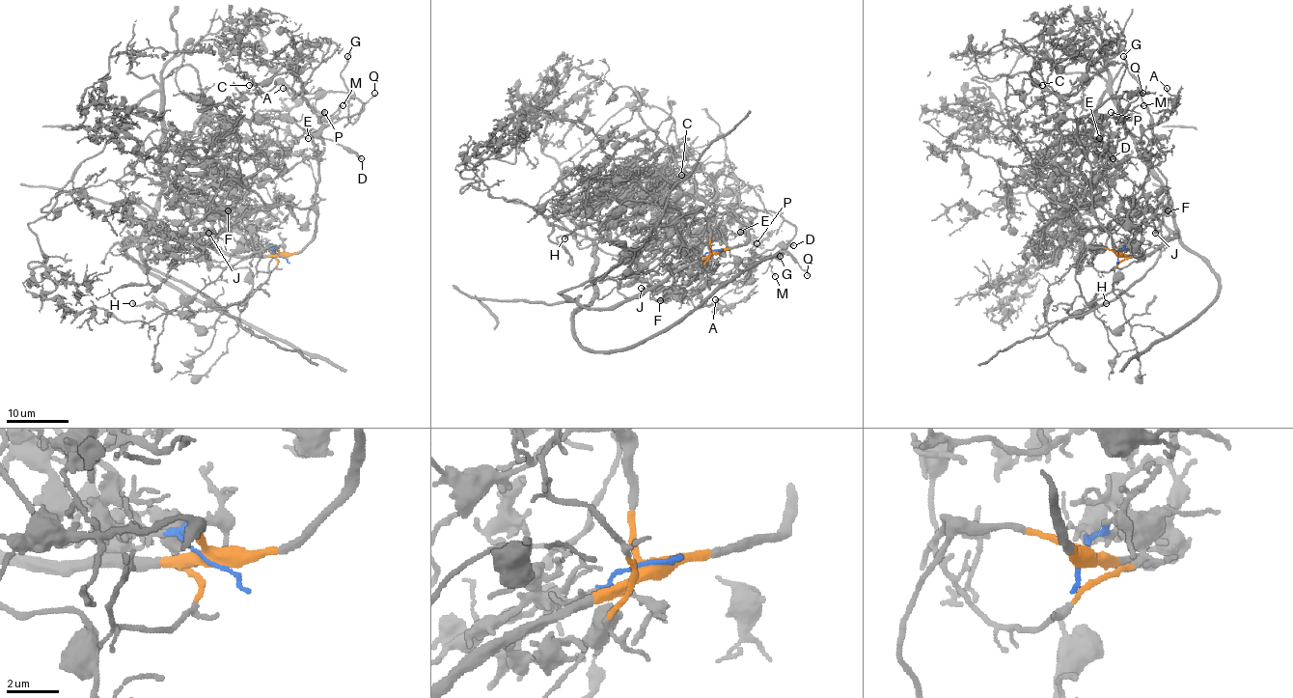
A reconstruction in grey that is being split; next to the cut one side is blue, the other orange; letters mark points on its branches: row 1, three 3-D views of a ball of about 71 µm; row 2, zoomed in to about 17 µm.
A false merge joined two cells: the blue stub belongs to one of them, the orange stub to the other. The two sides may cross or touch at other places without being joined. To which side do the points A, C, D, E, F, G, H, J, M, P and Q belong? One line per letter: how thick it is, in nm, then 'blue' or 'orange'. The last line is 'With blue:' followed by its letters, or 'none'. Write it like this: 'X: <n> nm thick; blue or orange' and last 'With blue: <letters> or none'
A: 140 nm thick; blue
C: 110 nm thick; orange
D: 120 nm thick; blue
E: 130 nm thick; blue
F: 110 nm thick; blue
G: 200 nm thick; orange
H: 180 nm thick; orange
J: 170 nm thick; blue
M: 130 nm thick; blue
P: 180 nm thick; blue
Q: 110 nm thick; orange
With blue: A, D, E, F, J, M, P

